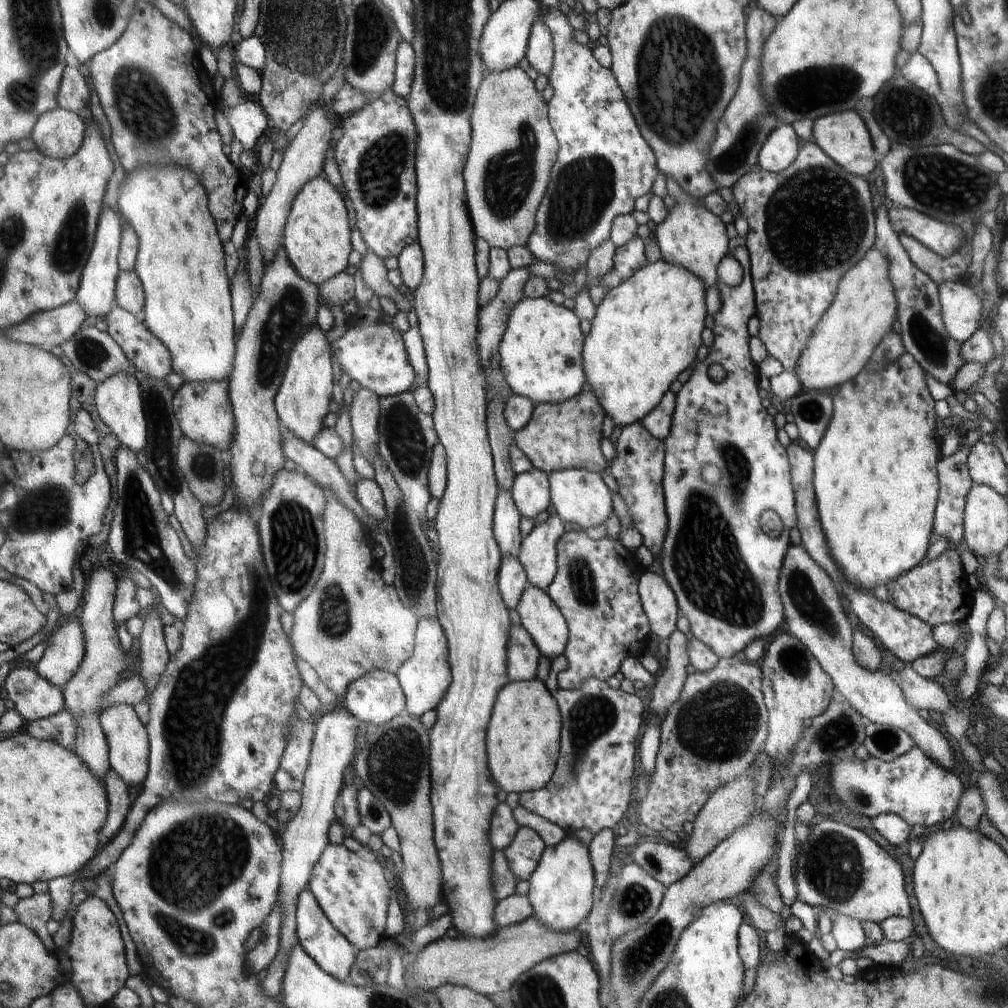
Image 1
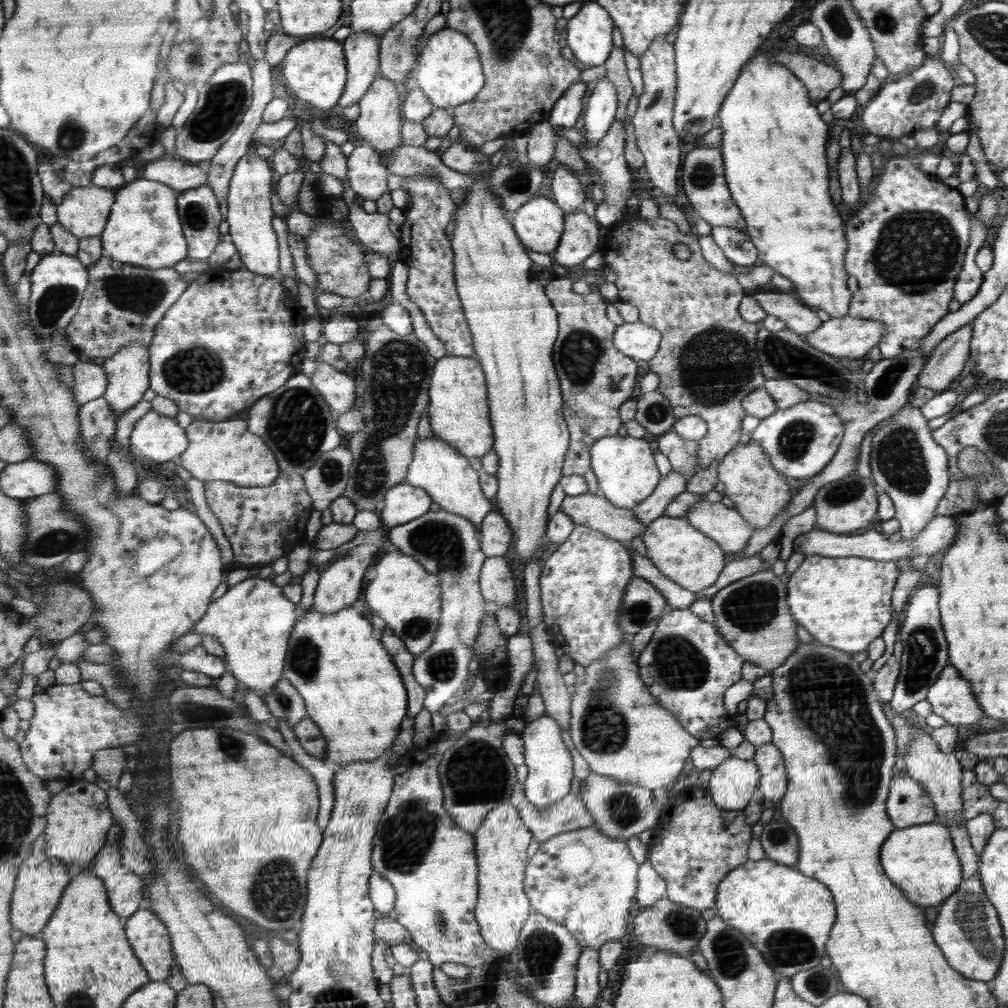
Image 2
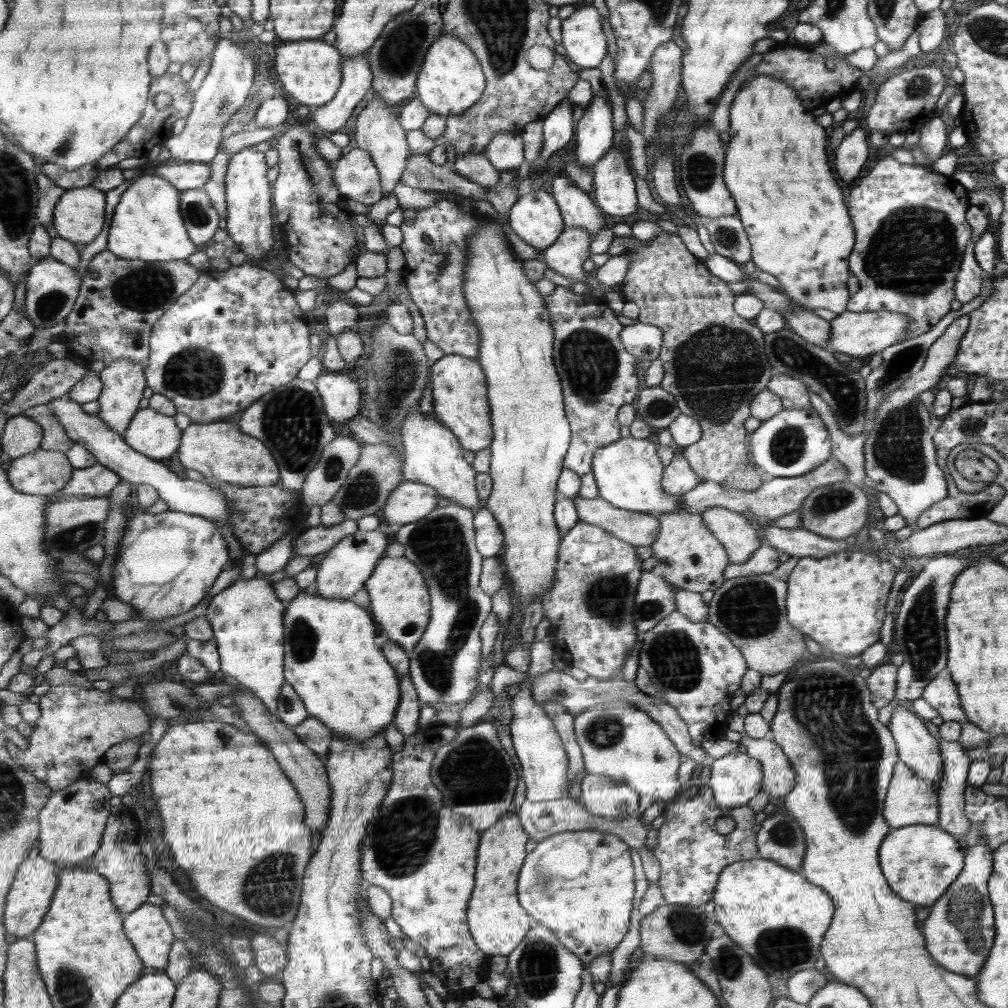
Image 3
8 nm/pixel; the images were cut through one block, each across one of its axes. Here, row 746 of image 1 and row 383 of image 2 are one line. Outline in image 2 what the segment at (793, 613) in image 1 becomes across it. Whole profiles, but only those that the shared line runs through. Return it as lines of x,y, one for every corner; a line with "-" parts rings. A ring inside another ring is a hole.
970,323
948,335
924,364
917,376
918,386
937,392
948,389
950,382
960,376
966,360
971,356
970,340
973,335
974,329

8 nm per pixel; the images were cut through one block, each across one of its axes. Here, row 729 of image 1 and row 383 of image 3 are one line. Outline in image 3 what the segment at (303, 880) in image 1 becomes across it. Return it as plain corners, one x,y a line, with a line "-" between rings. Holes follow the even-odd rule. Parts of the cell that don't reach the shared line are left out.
323,371
316,380
320,396
323,396
324,408
332,420
340,423
360,413
360,402
364,394
360,393
357,381
340,372

